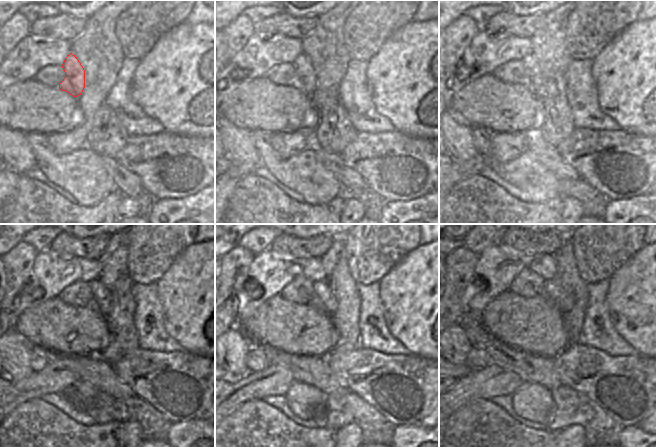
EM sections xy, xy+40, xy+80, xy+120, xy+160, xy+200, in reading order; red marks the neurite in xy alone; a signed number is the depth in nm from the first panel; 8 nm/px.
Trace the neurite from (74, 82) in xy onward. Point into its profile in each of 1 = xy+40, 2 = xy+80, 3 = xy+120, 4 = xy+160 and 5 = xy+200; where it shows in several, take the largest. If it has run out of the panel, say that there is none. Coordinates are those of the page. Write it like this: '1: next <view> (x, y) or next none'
1: next xy+40 (304, 80)
2: next xy+80 (542, 86)
3: next xy+120 (102, 297)
4: next xy+160 (324, 299)
5: next xy+200 (562, 298)

